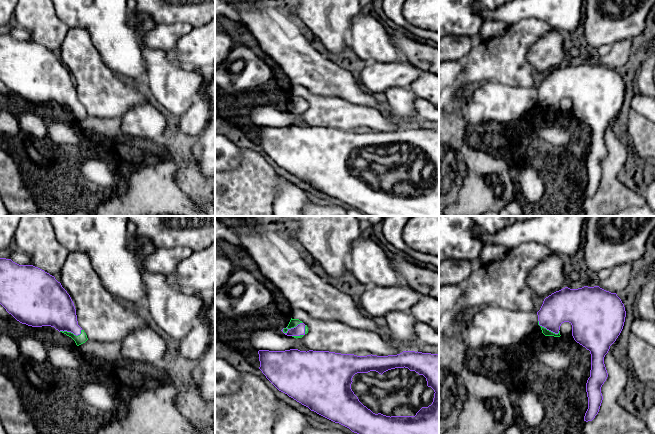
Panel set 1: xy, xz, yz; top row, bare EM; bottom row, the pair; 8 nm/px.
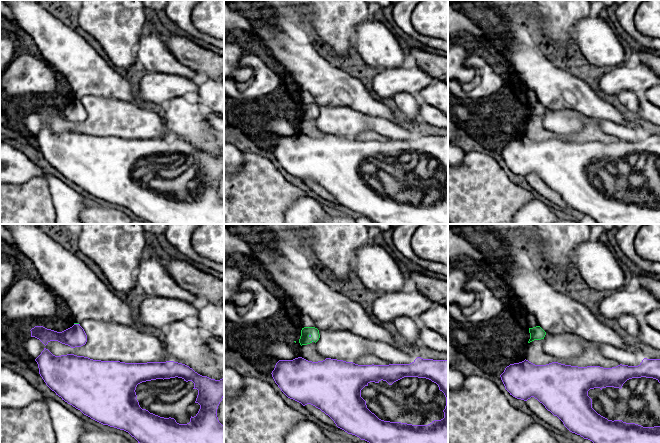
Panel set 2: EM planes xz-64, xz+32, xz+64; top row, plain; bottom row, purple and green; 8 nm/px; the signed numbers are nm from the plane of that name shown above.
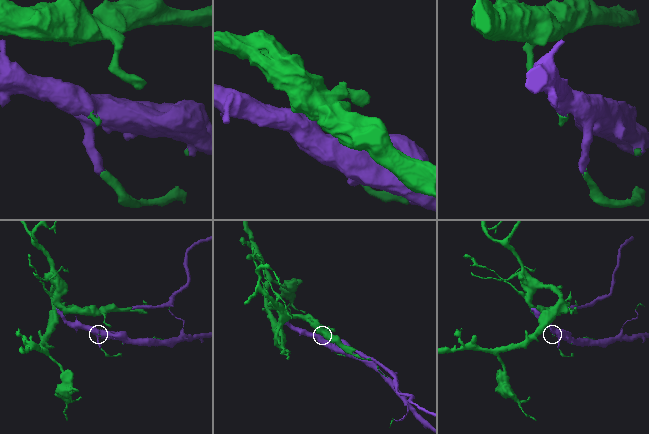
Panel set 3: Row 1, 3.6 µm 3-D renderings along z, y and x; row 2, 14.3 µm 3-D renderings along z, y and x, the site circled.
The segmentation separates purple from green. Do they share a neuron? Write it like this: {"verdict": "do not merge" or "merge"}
{"verdict": "merge"}

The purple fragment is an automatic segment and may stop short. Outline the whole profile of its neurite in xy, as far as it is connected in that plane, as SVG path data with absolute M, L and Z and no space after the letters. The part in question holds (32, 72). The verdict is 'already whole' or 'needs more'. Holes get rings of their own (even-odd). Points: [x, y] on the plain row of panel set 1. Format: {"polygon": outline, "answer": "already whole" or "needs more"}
{"polygon": "M0 34L0 80L17 97L32 103L51 102L71 113L77 122L88 114L78 101L74 79L54 52L33 41L19 41Z", "answer": "needs more"}

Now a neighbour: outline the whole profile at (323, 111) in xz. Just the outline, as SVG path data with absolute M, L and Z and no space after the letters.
M299 85L291 86L291 94L299 95L308 103L308 109L299 117L296 115L296 121L303 121L309 126L341 130L367 127L377 132L397 131L403 128L383 111L355 105L340 97L312 94Z

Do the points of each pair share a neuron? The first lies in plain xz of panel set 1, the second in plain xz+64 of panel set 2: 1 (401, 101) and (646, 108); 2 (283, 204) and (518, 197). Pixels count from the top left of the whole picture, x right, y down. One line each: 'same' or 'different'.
1: different
2: different

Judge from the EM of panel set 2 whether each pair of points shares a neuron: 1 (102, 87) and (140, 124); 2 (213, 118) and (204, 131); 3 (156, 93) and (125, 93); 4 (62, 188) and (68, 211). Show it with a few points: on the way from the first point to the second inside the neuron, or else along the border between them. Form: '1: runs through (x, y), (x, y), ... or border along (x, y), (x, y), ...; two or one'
1: border along (89, 94), (116, 97), (134, 104); two
2: border along (203, 109), (208, 122), (213, 128); two
3: border along (135, 91), (143, 103); two
4: runs through (62, 194), (68, 205); one

